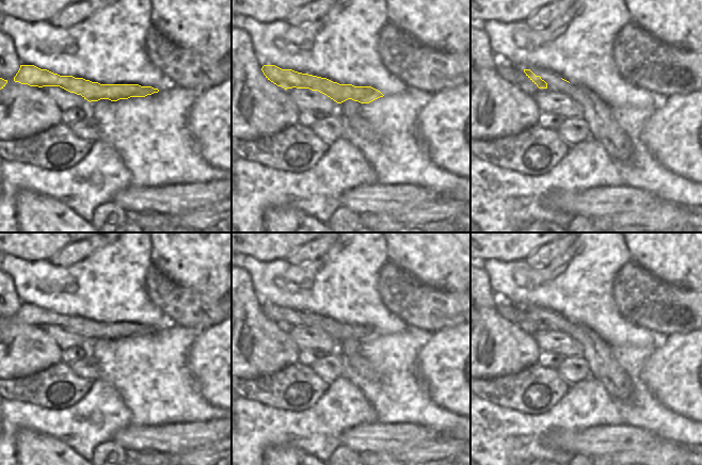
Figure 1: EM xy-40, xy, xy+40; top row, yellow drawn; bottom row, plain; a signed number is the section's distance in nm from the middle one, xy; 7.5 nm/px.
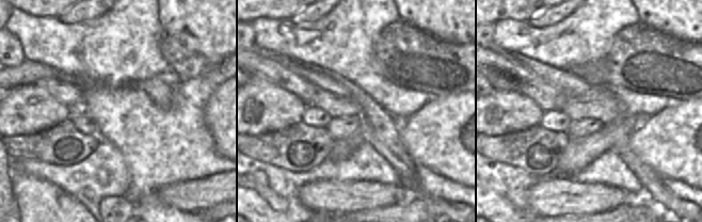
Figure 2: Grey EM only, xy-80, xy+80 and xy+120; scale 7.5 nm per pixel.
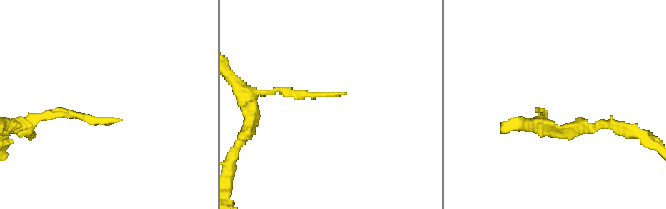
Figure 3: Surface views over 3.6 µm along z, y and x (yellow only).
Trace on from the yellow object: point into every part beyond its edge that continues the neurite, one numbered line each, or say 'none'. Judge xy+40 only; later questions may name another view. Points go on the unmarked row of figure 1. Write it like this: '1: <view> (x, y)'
none.

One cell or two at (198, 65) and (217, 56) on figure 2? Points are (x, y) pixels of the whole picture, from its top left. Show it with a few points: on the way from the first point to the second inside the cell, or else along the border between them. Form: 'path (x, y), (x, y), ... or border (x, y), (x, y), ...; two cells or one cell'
border (187, 48), (205, 56), (212, 62), (219, 63); two cells

